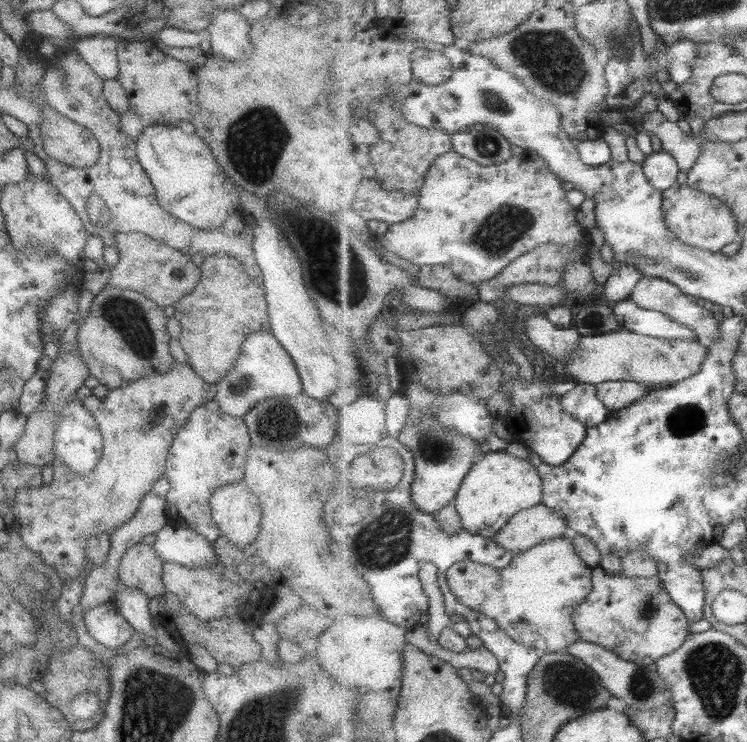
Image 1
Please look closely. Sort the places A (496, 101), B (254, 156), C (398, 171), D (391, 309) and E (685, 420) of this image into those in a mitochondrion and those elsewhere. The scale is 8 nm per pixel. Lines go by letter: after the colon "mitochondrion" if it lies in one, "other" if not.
A: mitochondrion
B: mitochondrion
C: other
D: other
E: mitochondrion

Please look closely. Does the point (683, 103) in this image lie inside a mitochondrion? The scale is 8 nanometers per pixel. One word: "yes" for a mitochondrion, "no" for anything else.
no

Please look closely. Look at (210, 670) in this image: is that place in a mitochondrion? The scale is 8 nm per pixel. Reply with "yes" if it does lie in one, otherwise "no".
no

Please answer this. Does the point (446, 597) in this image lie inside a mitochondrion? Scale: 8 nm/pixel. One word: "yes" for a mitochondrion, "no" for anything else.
no

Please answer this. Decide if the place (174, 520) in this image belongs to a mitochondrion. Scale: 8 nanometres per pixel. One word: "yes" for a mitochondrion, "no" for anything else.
no

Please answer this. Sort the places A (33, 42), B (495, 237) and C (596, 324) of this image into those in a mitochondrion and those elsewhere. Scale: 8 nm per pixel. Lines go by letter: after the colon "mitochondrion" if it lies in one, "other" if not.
A: other
B: mitochondrion
C: mitochondrion

